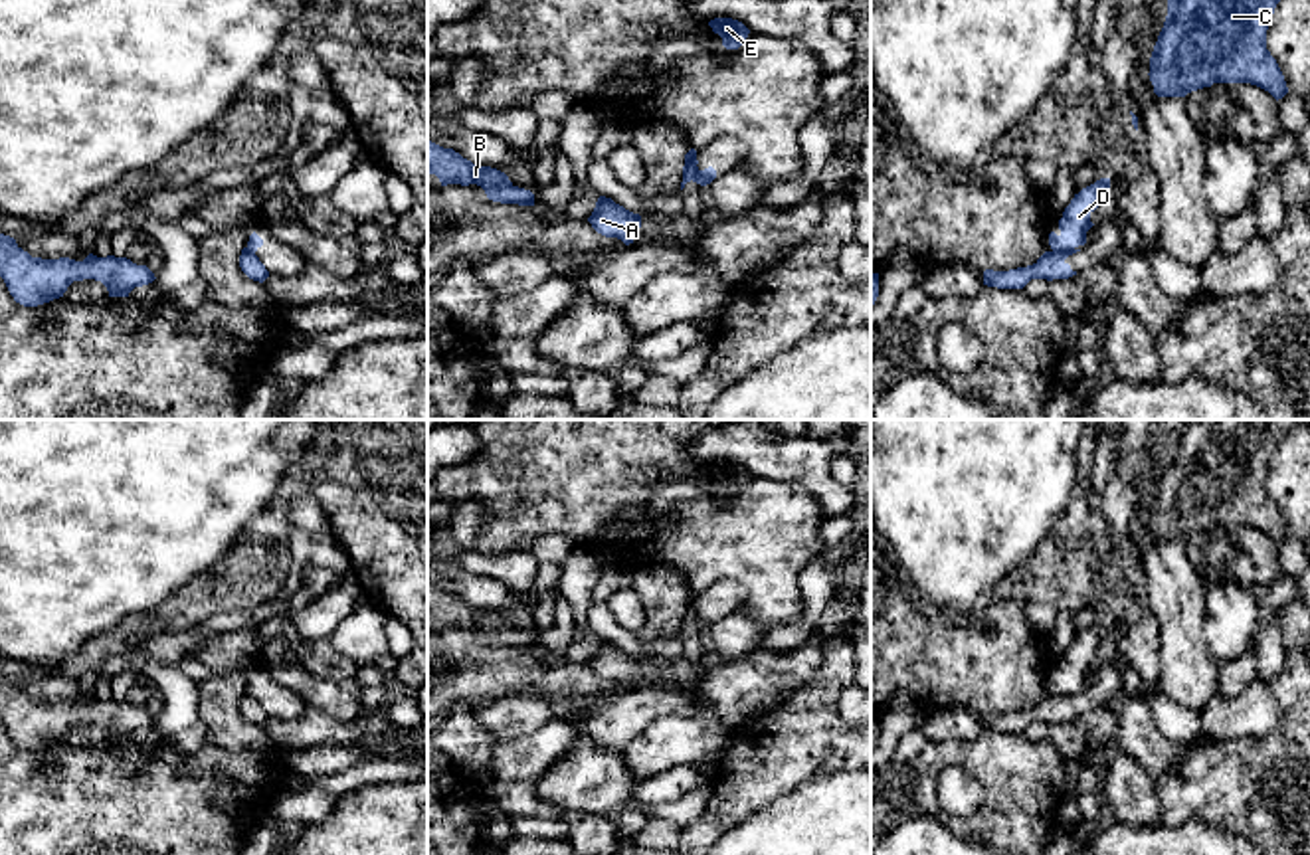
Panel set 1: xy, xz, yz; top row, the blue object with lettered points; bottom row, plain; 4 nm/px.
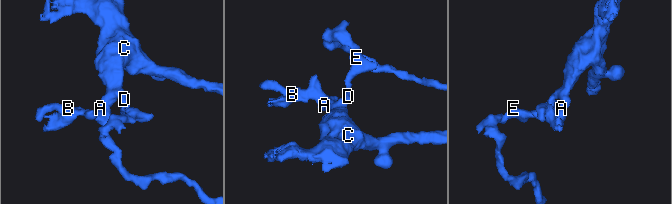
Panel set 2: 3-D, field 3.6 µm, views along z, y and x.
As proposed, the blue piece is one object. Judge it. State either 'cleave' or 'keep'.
keep

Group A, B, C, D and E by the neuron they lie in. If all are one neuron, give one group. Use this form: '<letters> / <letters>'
A B C D E

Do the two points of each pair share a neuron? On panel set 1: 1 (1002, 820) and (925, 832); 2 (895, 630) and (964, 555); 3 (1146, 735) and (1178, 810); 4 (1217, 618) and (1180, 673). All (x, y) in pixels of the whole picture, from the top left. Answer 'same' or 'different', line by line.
1: different
2: different
3: different
4: different

